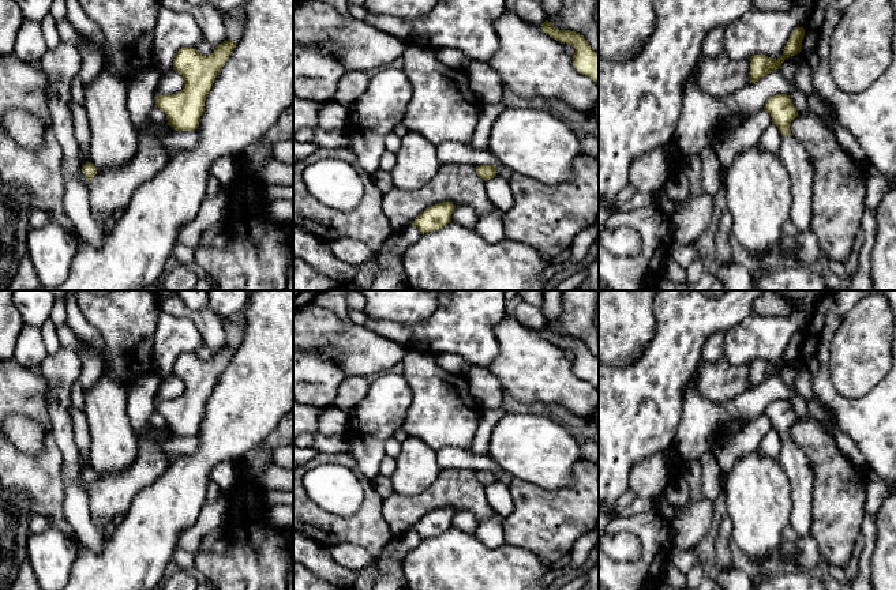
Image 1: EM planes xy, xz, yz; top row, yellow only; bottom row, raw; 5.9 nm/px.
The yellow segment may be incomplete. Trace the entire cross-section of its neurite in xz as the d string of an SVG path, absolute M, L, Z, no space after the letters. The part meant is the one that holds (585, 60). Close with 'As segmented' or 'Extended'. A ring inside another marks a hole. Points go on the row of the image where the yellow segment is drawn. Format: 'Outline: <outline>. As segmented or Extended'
Outline: M548 20L540 26L551 38L574 46L574 68L580 74L589 76L599 86L599 55L591 48L584 35L571 30L555 29Z. As segmented

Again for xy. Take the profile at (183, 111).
Outline: M224 41L209 56L202 56L195 48L179 49L173 59L173 69L184 78L184 87L177 94L157 95L155 99L155 106L166 114L166 124L175 131L194 131L199 127L206 97L235 48L236 41Z. As segmented

